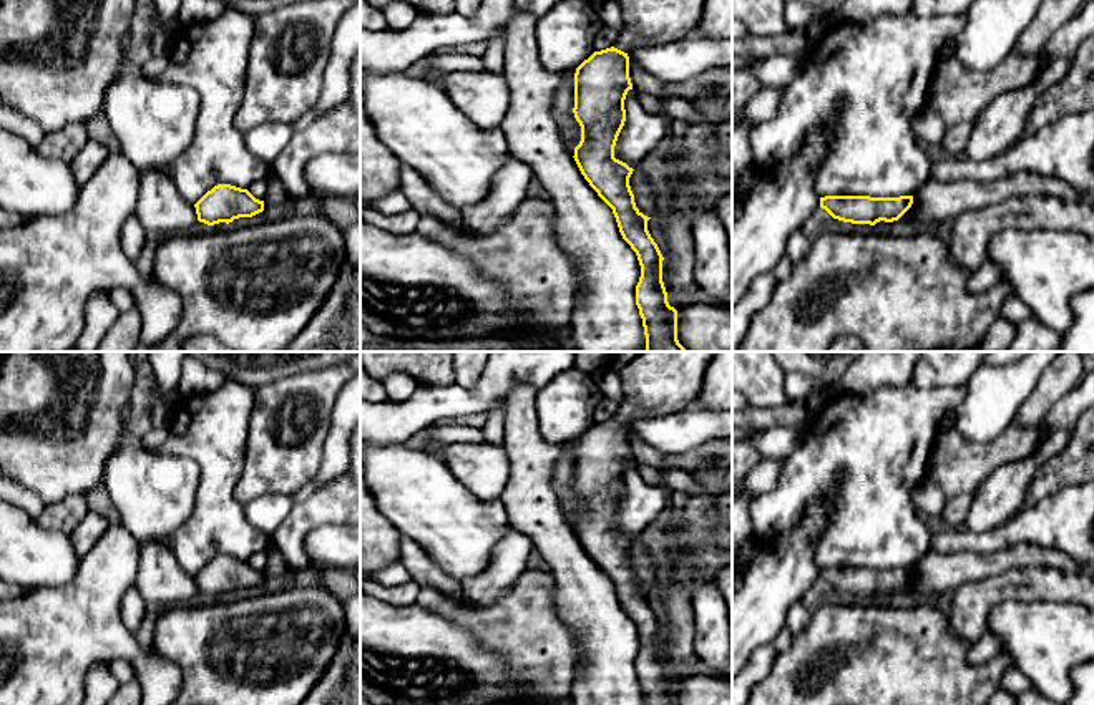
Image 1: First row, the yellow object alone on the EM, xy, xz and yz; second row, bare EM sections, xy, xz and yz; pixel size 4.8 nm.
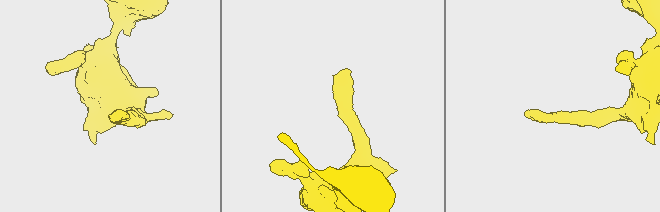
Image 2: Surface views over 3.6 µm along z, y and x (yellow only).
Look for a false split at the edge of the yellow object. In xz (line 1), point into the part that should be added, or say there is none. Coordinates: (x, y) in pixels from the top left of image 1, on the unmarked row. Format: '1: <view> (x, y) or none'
1: xz (656, 384)

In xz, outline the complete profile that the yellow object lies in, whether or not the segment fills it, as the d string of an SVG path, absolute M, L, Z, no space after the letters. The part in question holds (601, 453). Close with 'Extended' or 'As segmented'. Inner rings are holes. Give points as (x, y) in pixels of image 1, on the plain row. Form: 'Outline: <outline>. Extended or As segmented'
Outline: M642 352L619 372L623 403L611 420L594 423L574 445L574 489L581 498L581 513L574 532L598 567L613 581L623 610L636 624L641 649L636 657L636 677L644 705L677 705L677 682L669 677L662 654L662 625L647 602L647 592L634 574L629 557L632 539L614 529L614 518L626 493L624 471L632 455L628 425L636 420L681 413L701 395L706 370L714 352Z. Extended

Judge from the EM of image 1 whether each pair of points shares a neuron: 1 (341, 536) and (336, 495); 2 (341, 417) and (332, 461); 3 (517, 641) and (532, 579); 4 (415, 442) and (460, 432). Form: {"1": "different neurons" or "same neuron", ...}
{"1": "different neurons", "2": "same neuron", "3": "same neuron", "4": "same neuron"}

